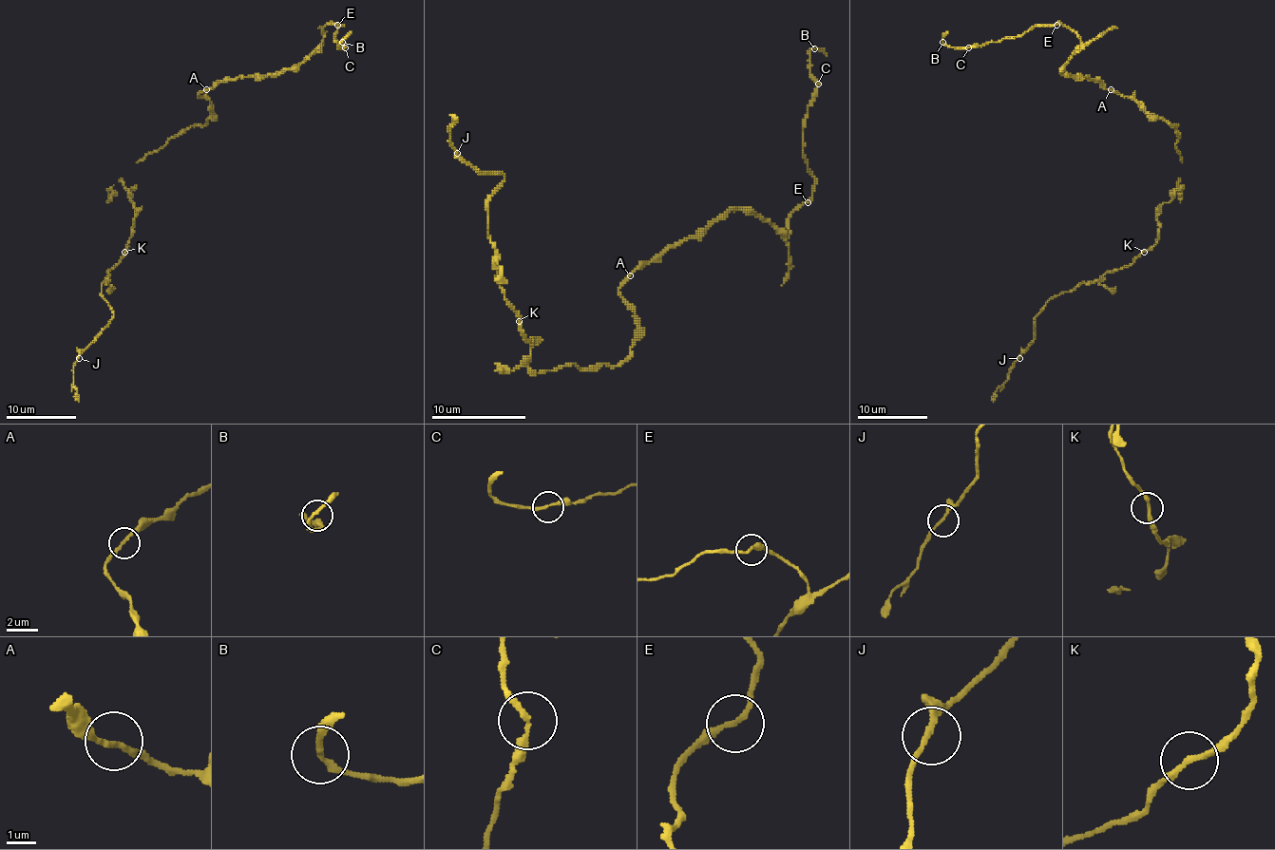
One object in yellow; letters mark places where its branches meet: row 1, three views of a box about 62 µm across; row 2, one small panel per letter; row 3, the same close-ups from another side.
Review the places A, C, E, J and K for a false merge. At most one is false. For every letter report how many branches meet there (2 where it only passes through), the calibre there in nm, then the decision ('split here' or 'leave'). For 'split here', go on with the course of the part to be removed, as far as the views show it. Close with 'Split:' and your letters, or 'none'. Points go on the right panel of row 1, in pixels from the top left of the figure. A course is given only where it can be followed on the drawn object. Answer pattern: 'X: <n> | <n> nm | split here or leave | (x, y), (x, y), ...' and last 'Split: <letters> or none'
A: 2 | 190 nm | leave
C: 2 | 190 nm | leave
E: 2 | 200 nm | leave
J: 2 | 160 nm | leave
K: 2 | 200 nm | leave
Split: none

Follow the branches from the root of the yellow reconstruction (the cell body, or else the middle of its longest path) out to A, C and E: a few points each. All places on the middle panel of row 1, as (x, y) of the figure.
A: (606, 364), (618, 366), (630, 354), (637, 330), (635, 309), (618, 290), (630, 275)
C: (606, 364), (630, 354), (618, 288), (637, 269), (732, 210), (789, 234), (814, 183), (817, 84)
E: (606, 364), (630, 354), (637, 316), (618, 288), (637, 269), (732, 210), (787, 236), (808, 202)

